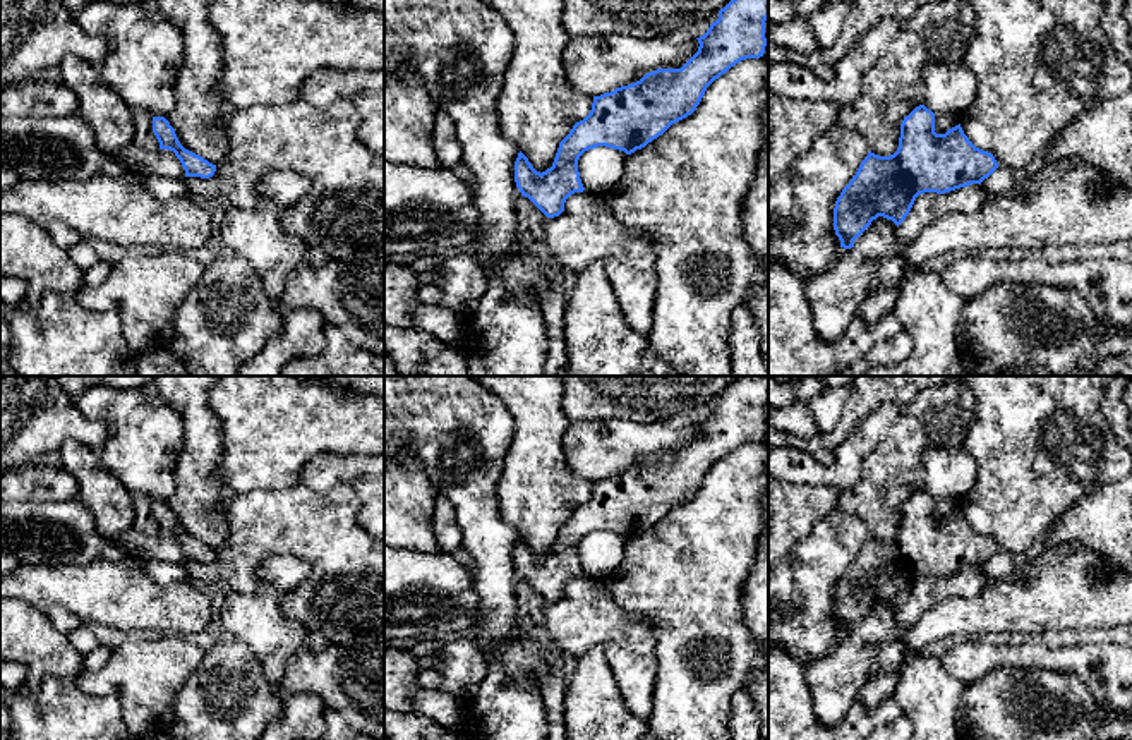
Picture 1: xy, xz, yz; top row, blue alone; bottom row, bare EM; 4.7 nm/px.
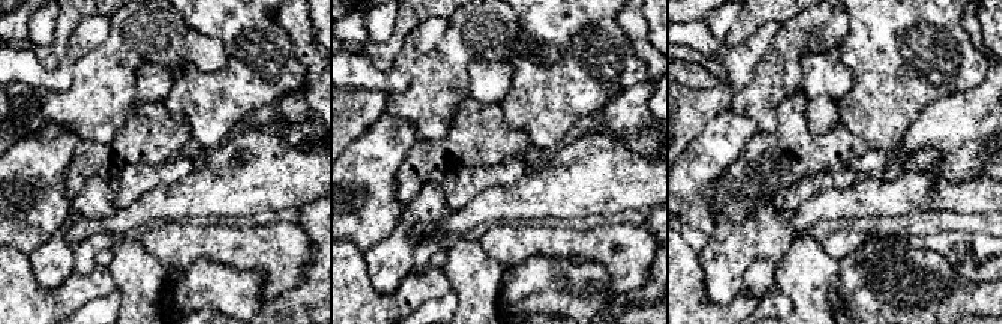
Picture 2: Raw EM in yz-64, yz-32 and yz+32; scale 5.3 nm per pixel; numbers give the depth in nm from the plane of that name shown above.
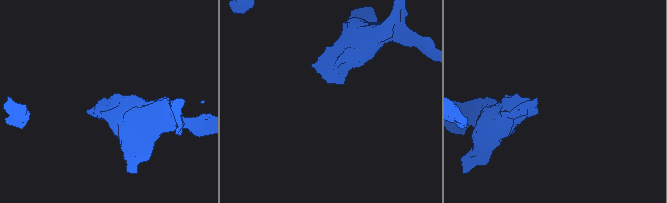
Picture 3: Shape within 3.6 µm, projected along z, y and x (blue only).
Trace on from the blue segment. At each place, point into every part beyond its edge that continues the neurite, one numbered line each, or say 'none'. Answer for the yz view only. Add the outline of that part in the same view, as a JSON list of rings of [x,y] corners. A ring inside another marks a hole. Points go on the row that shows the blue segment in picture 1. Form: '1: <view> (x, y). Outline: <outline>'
none

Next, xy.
none

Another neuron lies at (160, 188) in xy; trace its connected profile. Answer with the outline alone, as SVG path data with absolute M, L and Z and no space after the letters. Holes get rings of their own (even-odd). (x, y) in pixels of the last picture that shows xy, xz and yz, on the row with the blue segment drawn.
M142 173L141 180L144 182L149 194L156 201L173 201L178 197L197 197L189 191L184 179L154 177L151 173Z

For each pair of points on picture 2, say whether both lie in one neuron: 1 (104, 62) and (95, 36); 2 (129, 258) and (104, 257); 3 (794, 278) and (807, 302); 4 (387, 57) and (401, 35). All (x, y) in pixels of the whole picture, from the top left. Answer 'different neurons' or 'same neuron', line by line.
1: different neurons
2: different neurons
3: same neuron
4: same neuron

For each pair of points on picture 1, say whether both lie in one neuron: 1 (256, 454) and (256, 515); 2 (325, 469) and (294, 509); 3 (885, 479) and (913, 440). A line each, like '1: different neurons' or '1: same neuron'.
1: different neurons
2: different neurons
3: same neuron

